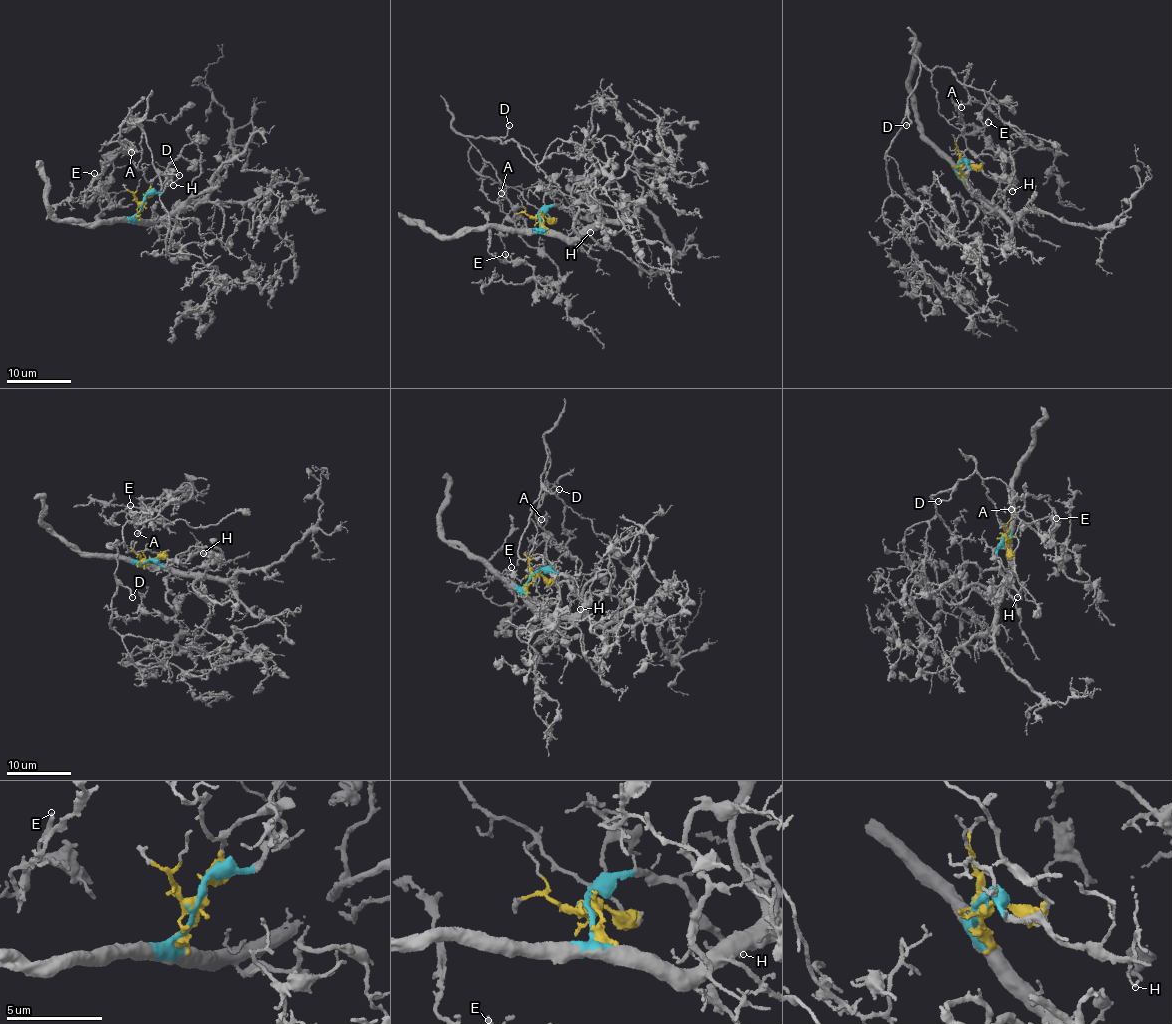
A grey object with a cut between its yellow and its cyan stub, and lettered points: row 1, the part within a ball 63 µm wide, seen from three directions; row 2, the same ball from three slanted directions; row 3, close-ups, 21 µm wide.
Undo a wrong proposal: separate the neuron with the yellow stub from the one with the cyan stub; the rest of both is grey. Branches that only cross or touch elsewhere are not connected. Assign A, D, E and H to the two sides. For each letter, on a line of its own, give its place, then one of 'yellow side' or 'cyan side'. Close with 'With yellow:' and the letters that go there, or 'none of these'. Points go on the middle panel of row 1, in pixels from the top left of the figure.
A: place (501, 193); yellow side
D: place (509, 125); yellow side
E: place (505, 254); yellow side
H: place (590, 232); cyan side
With yellow: A, D, E

